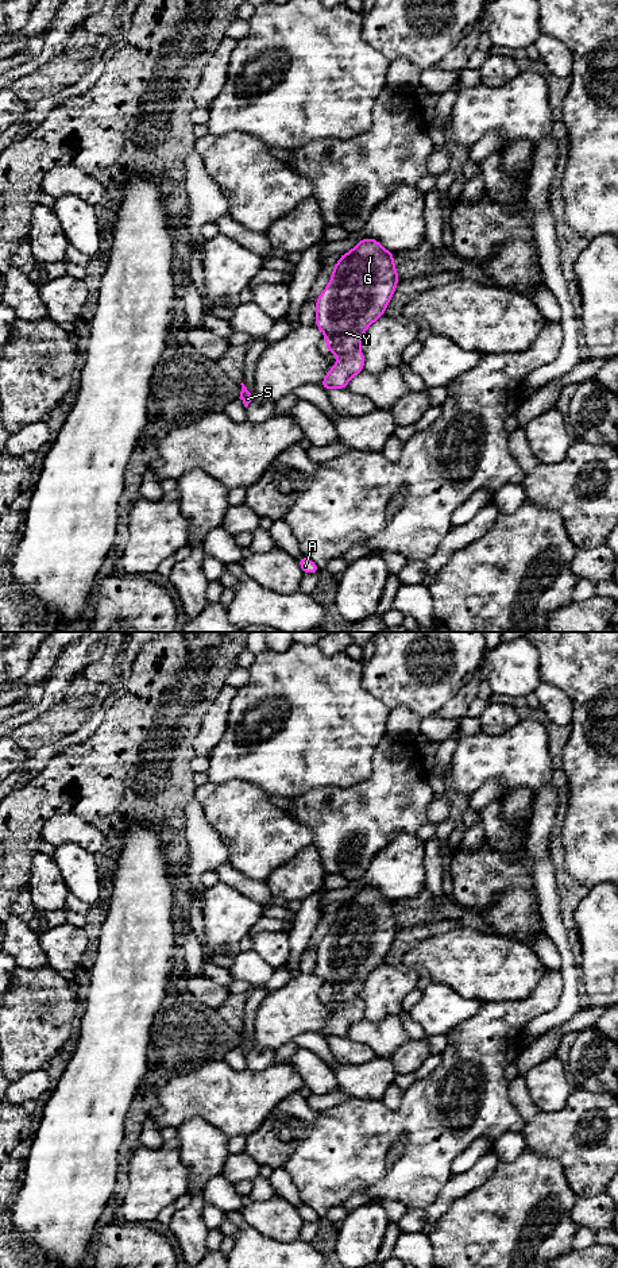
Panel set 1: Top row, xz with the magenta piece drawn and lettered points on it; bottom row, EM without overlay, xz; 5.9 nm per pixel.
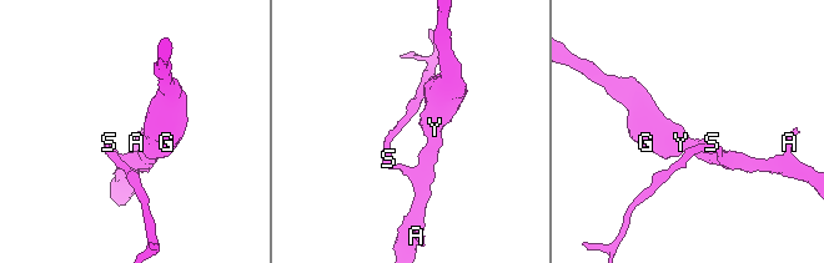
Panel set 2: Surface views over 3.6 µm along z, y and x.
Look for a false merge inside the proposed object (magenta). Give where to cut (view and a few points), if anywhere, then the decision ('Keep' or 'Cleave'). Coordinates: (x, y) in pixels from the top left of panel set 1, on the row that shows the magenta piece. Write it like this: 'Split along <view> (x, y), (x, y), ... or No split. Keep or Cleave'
No split. Keep

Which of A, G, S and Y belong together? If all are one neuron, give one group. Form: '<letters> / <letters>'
A G S Y

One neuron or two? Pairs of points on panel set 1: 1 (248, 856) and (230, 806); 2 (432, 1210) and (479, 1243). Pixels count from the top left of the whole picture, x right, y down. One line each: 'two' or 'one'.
1: one
2: two

